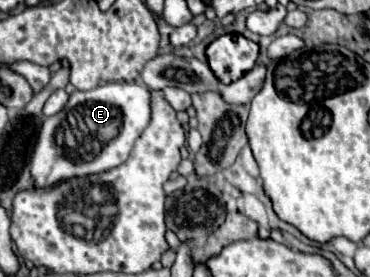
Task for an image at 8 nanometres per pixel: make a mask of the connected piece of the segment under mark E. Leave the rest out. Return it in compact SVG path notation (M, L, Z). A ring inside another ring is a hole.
M104 83L90 91L74 91L66 107L44 119L30 159L36 189L56 189L76 179L110 171L126 161L136 139L150 121L150 91L142 83Z

